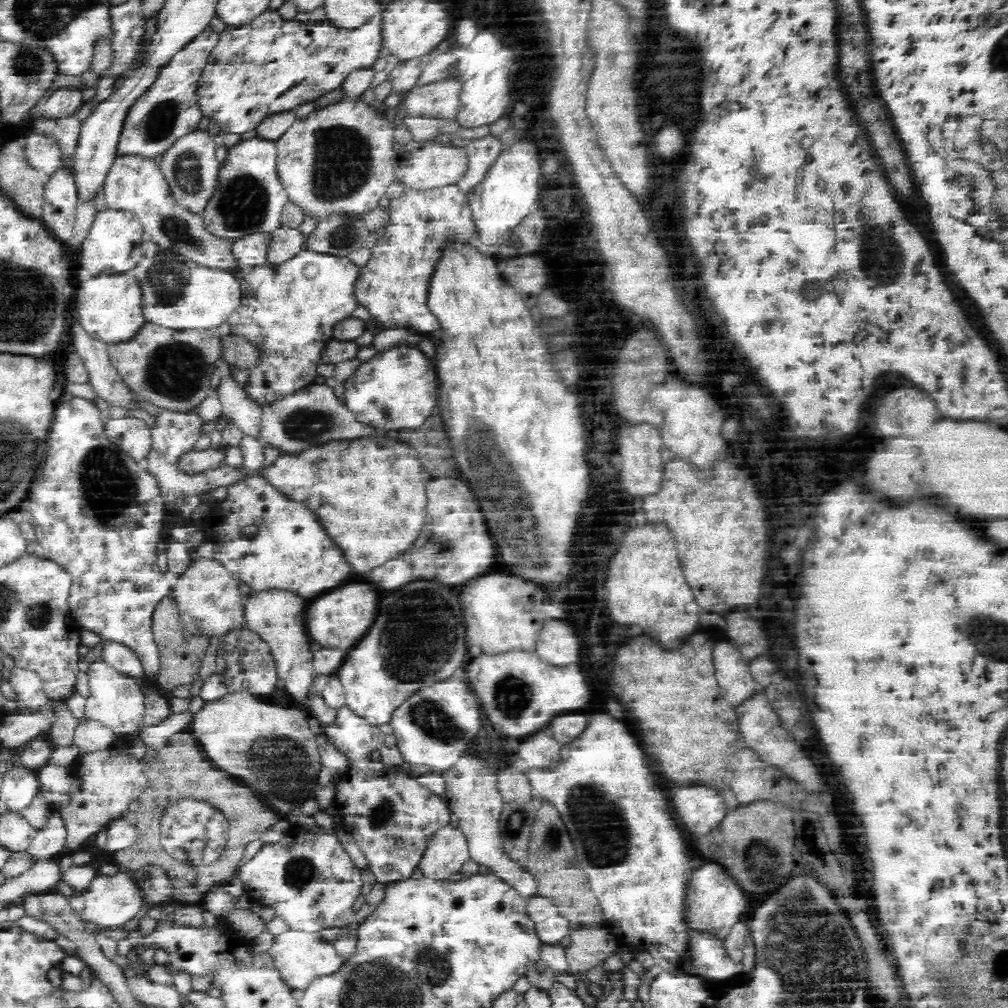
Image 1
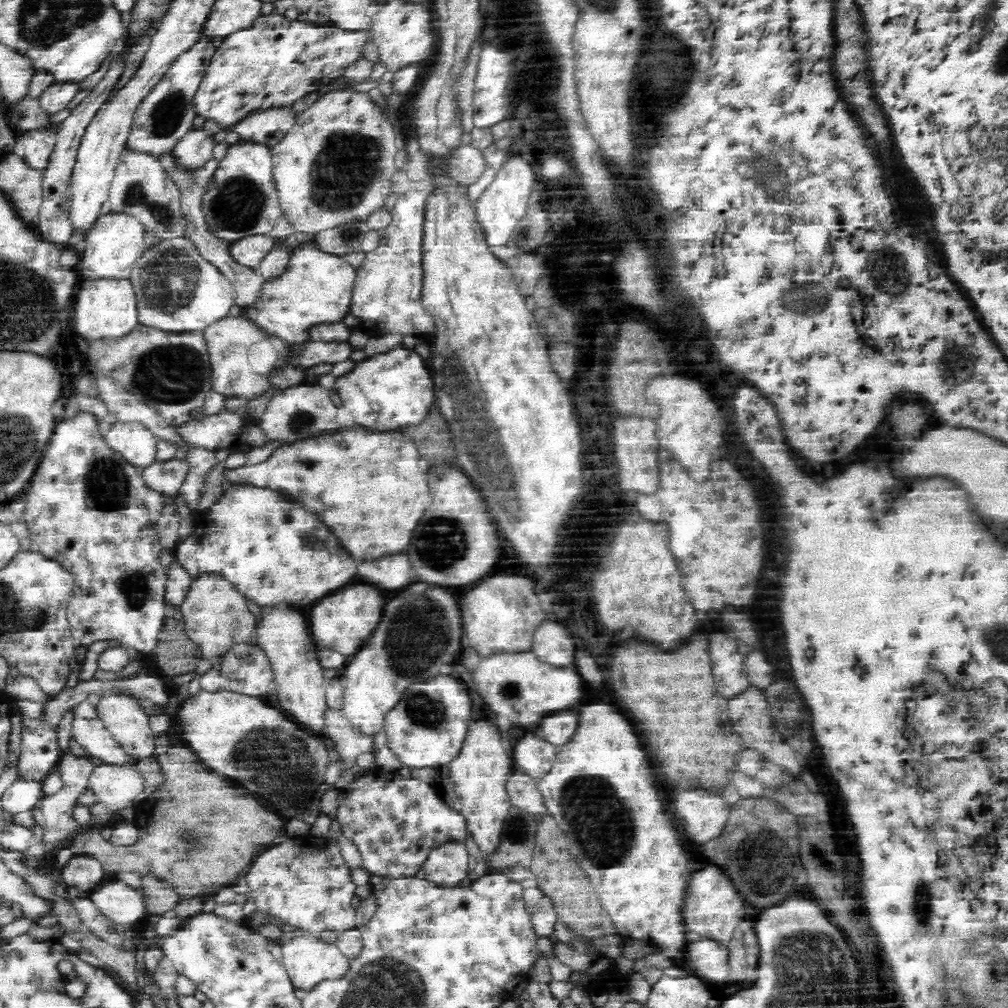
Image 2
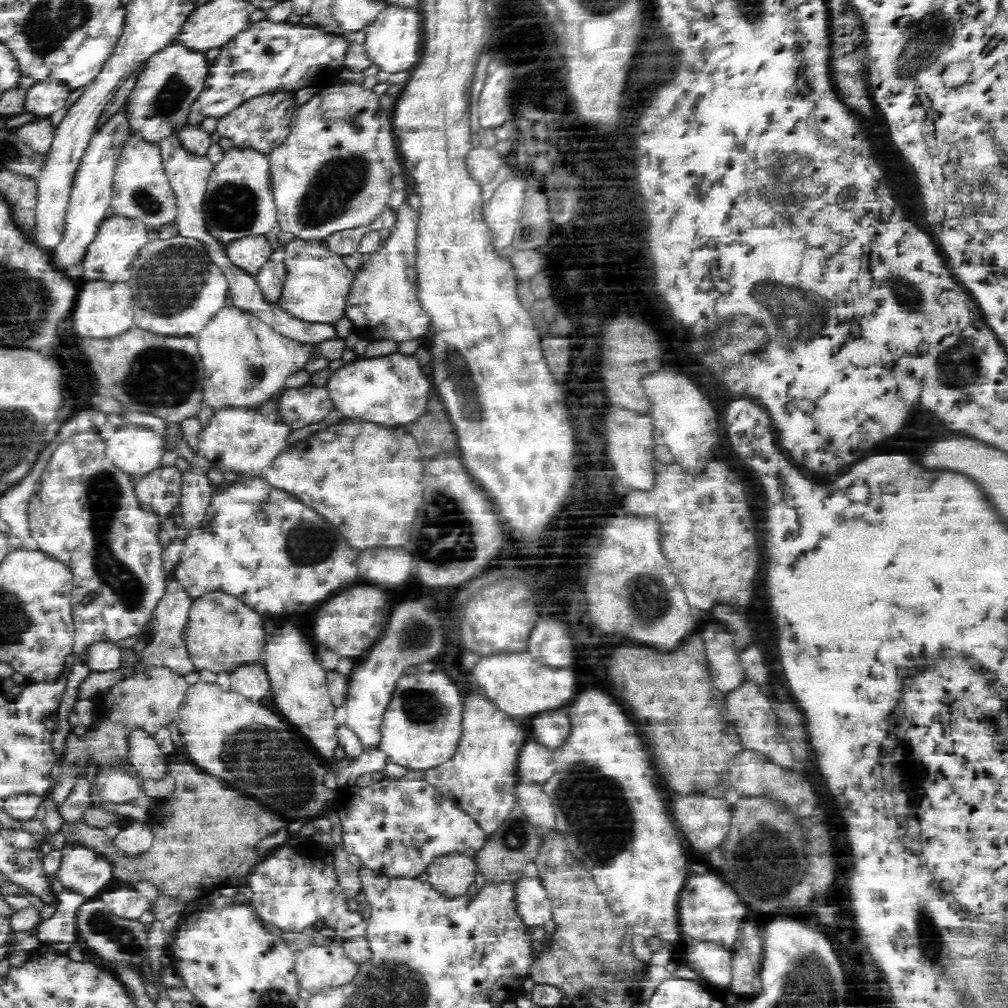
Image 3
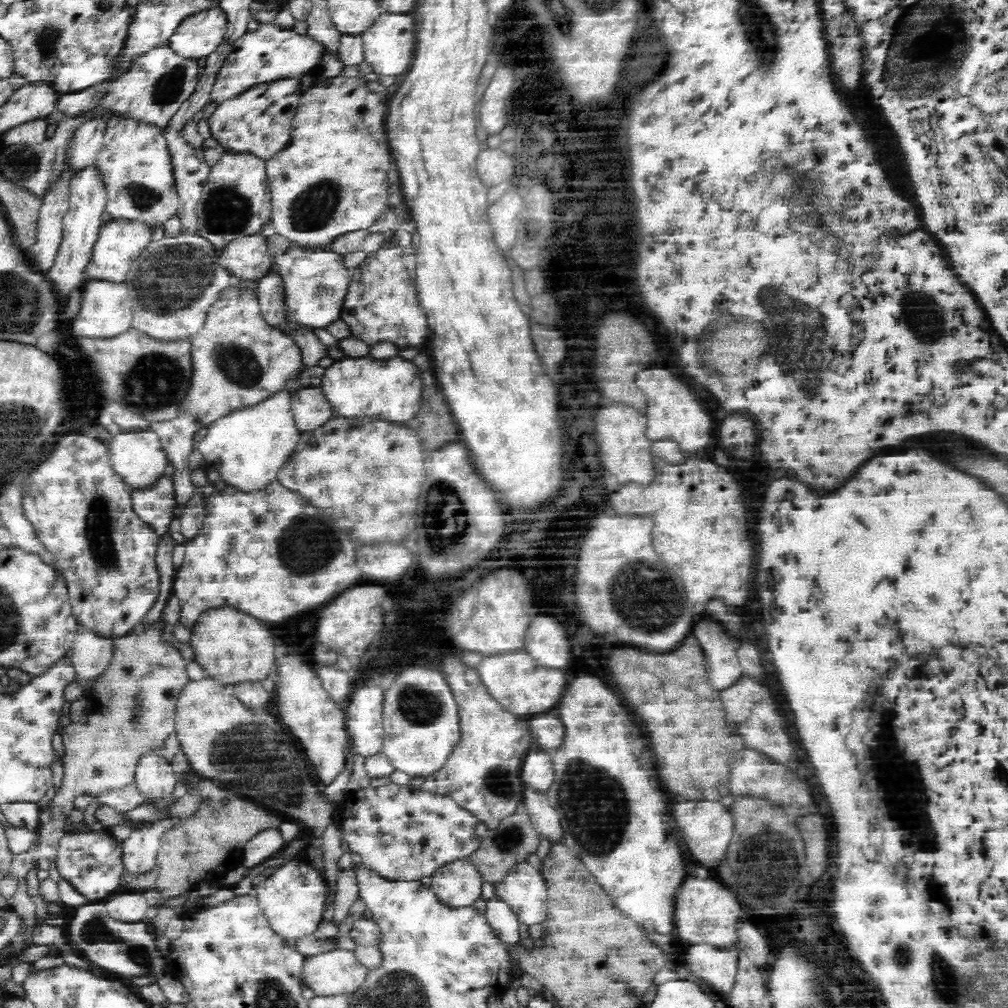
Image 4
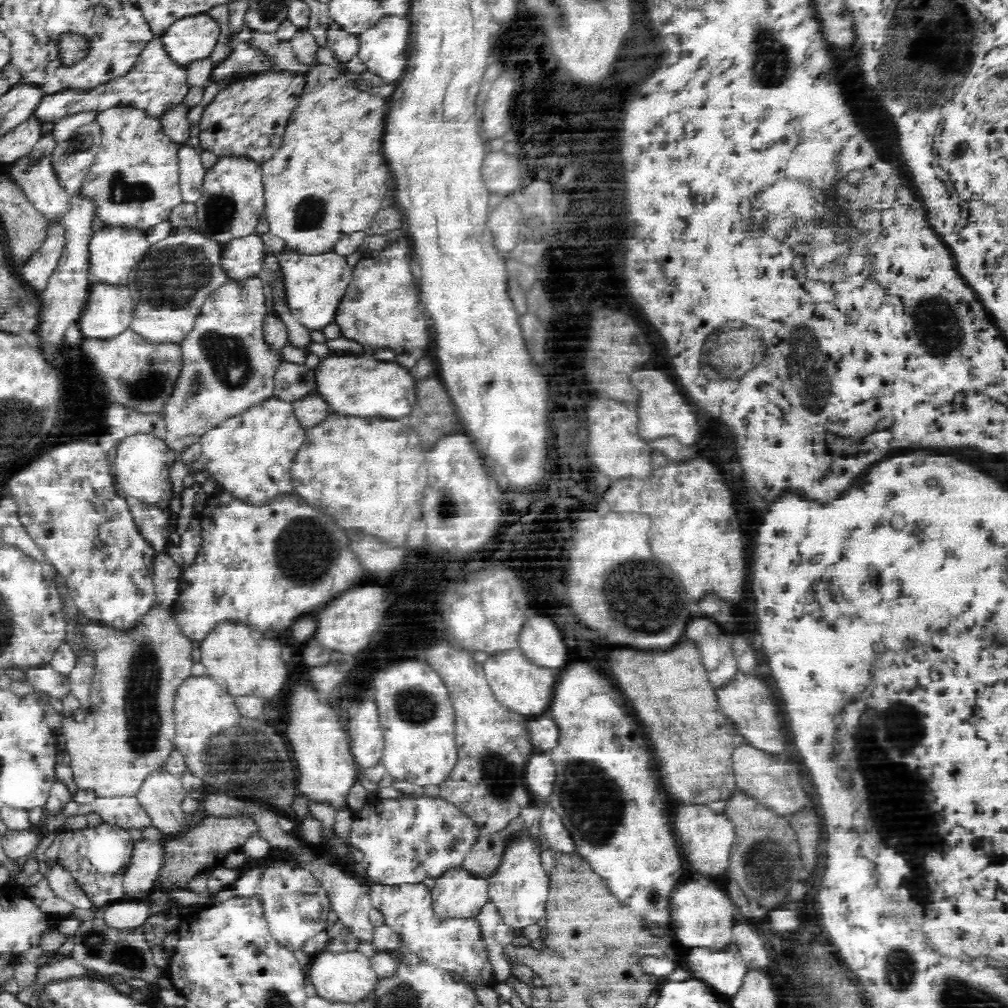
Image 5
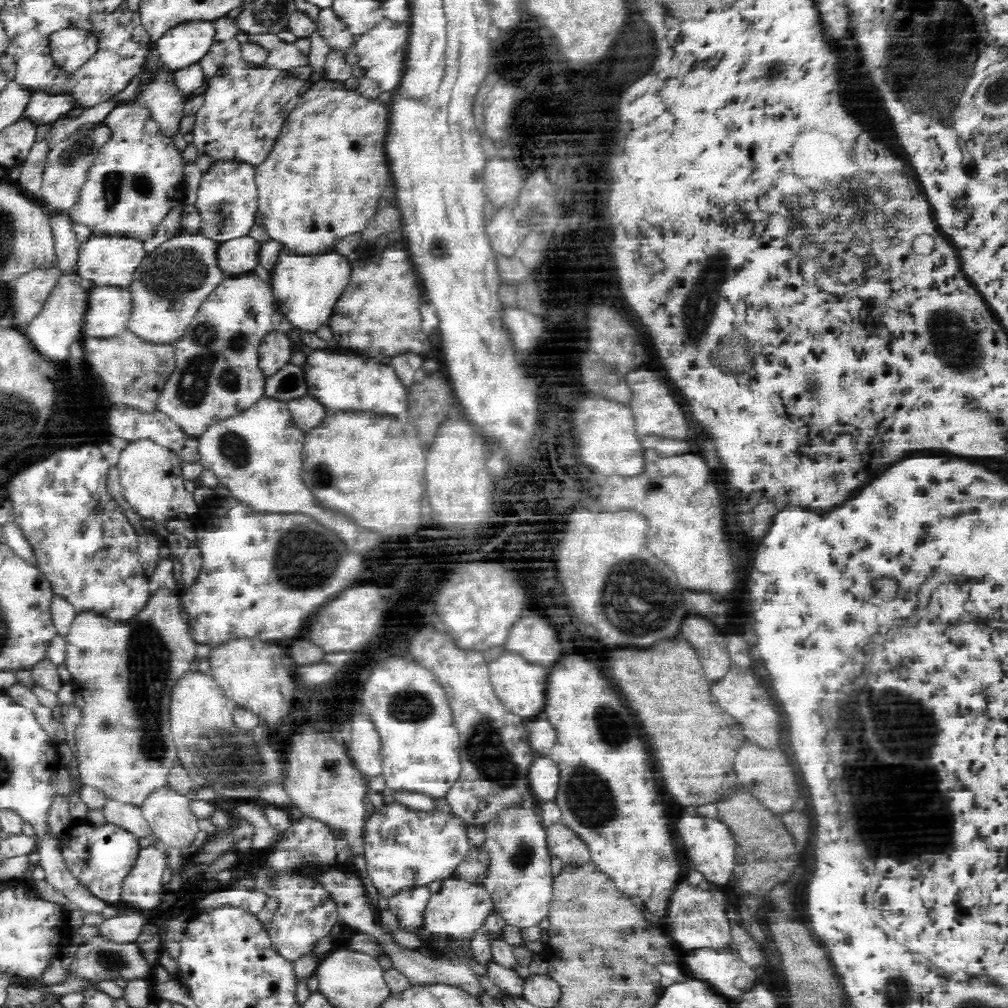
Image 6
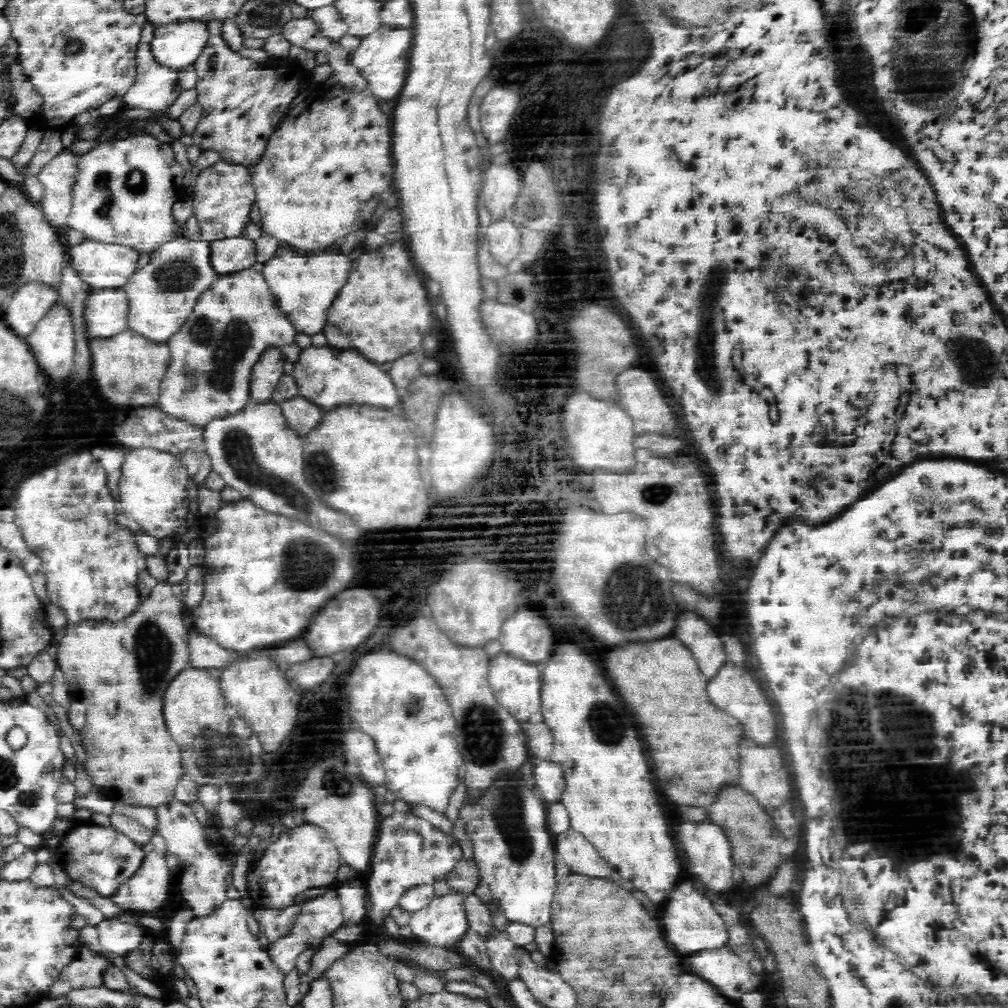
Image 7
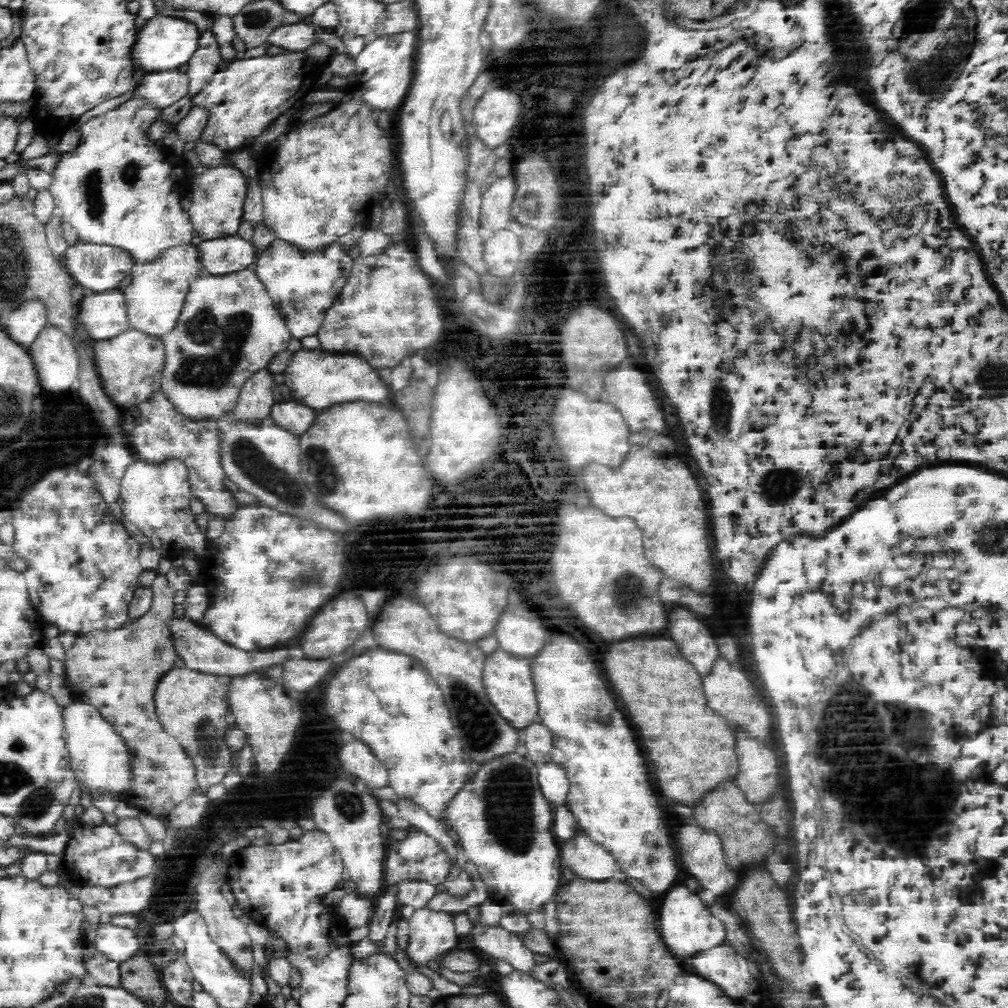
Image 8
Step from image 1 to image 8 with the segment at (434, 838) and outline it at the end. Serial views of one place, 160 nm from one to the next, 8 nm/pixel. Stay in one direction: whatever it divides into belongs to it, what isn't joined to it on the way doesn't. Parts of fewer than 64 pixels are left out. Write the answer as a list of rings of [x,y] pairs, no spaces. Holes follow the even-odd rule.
[[[432,907],[419,908],[415,910],[408,921],[409,940],[405,951],[410,962],[412,962],[416,968],[428,966],[431,961],[439,960],[442,955],[454,951],[456,946],[458,946],[458,935],[456,925],[454,925],[454,915],[451,912],[436,911]]]

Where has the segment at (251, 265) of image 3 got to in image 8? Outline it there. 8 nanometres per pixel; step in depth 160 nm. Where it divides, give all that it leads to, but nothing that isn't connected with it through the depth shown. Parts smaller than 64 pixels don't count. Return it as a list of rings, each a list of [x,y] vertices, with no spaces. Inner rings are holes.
[[[225,236],[202,241],[199,245],[205,274],[222,276],[248,268],[258,252],[241,236]]]

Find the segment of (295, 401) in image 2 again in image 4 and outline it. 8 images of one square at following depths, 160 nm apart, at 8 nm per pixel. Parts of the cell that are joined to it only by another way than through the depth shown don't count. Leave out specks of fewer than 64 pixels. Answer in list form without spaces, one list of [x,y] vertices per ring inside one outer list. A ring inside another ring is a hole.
[[[302,387],[291,392],[291,413],[301,433],[320,428],[333,417],[332,407],[321,387]]]

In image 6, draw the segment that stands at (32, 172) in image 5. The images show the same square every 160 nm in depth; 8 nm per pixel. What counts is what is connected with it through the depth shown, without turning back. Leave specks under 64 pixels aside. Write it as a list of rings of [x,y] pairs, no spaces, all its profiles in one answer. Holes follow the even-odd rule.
[[[41,197],[35,198],[47,216],[51,233],[55,242],[56,263],[61,272],[69,271],[76,267],[79,244],[76,234],[72,230],[73,220],[68,211],[54,209],[52,205],[41,202]]]

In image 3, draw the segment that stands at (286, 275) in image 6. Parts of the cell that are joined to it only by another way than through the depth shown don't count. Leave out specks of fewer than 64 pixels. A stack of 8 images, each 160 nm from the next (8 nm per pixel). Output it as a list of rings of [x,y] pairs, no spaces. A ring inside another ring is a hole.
[[[294,239],[284,244],[285,258],[283,263],[286,267],[285,283],[282,287],[277,305],[295,319],[312,324],[332,325],[344,318],[344,310],[351,284],[355,277],[355,271],[350,270],[344,259],[328,250],[328,247],[319,240]]]

